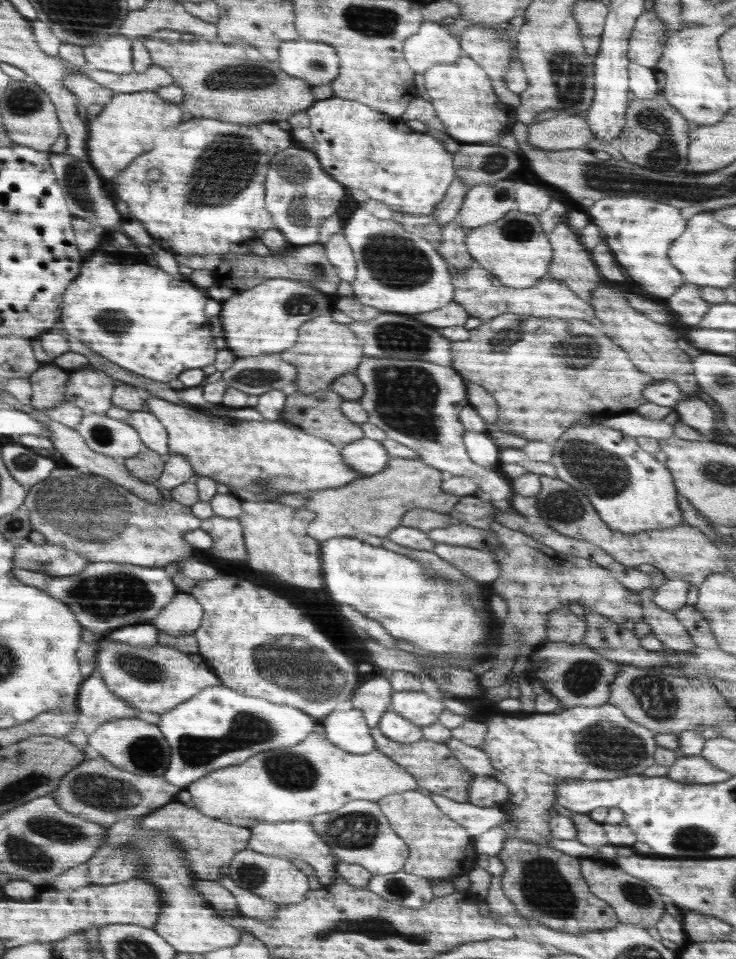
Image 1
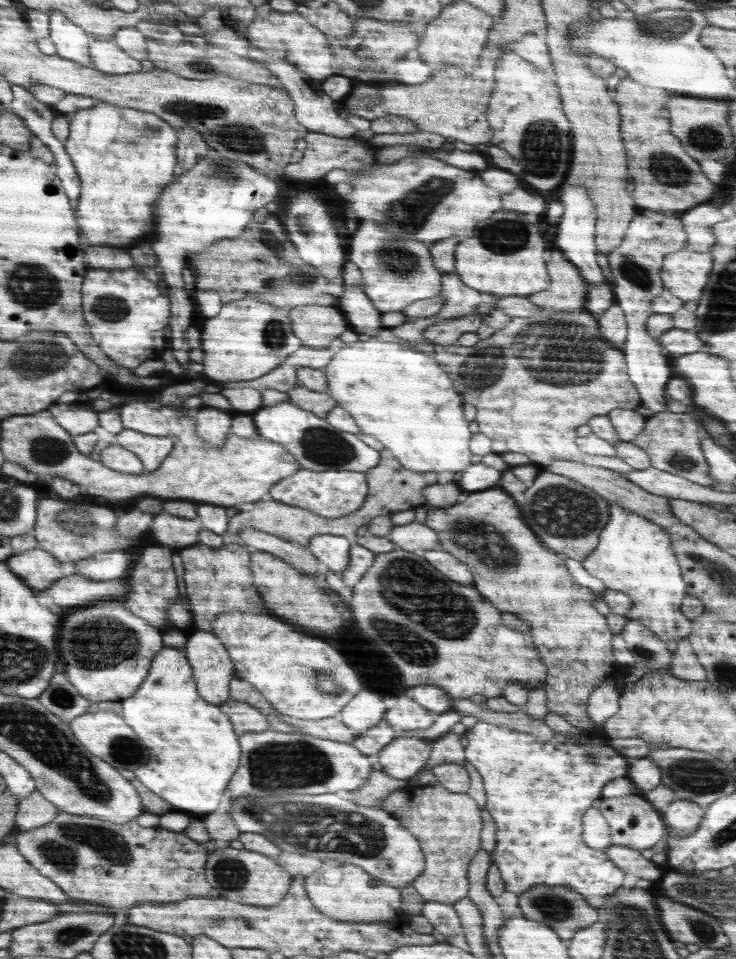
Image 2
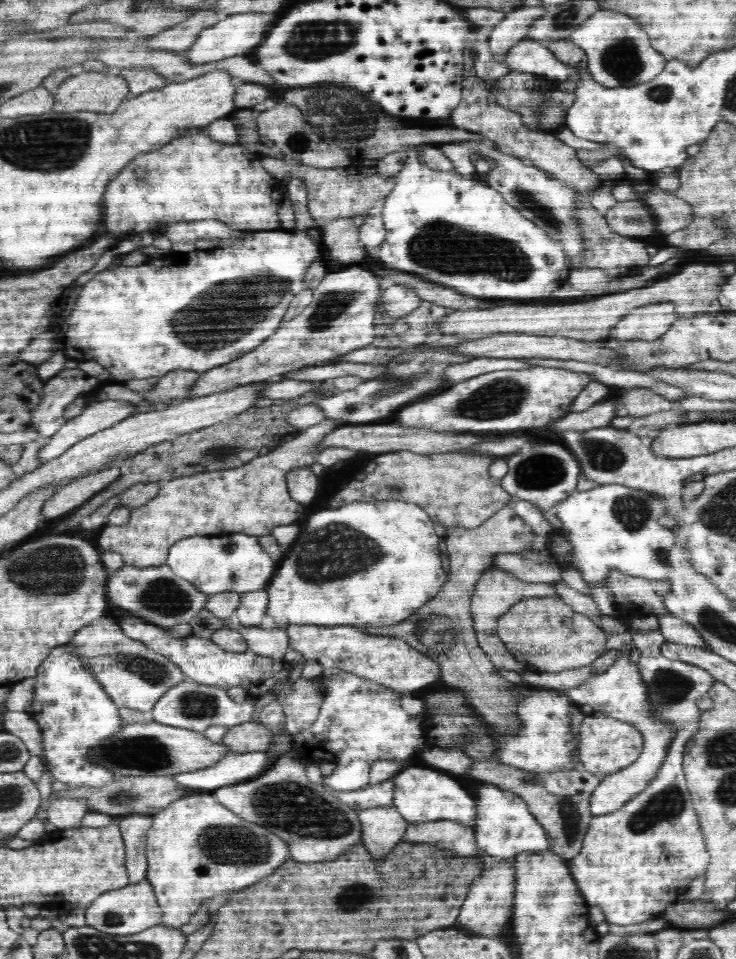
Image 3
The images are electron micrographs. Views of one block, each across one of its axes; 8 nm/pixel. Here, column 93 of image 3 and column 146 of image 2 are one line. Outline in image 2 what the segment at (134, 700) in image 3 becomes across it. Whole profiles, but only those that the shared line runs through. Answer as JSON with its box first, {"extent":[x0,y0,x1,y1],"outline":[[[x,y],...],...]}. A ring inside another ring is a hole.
{"extent":[61,600,164,702],"outline":[[[120,600],[104,601],[86,606],[86,608],[82,607],[74,612],[67,612],[66,616],[63,616],[61,638],[64,672],[66,672],[70,684],[84,698],[92,700],[92,702],[108,700],[121,702],[130,698],[148,678],[154,658],[164,646],[162,643],[163,631],[154,628],[149,622],[137,617],[124,606]]]}

